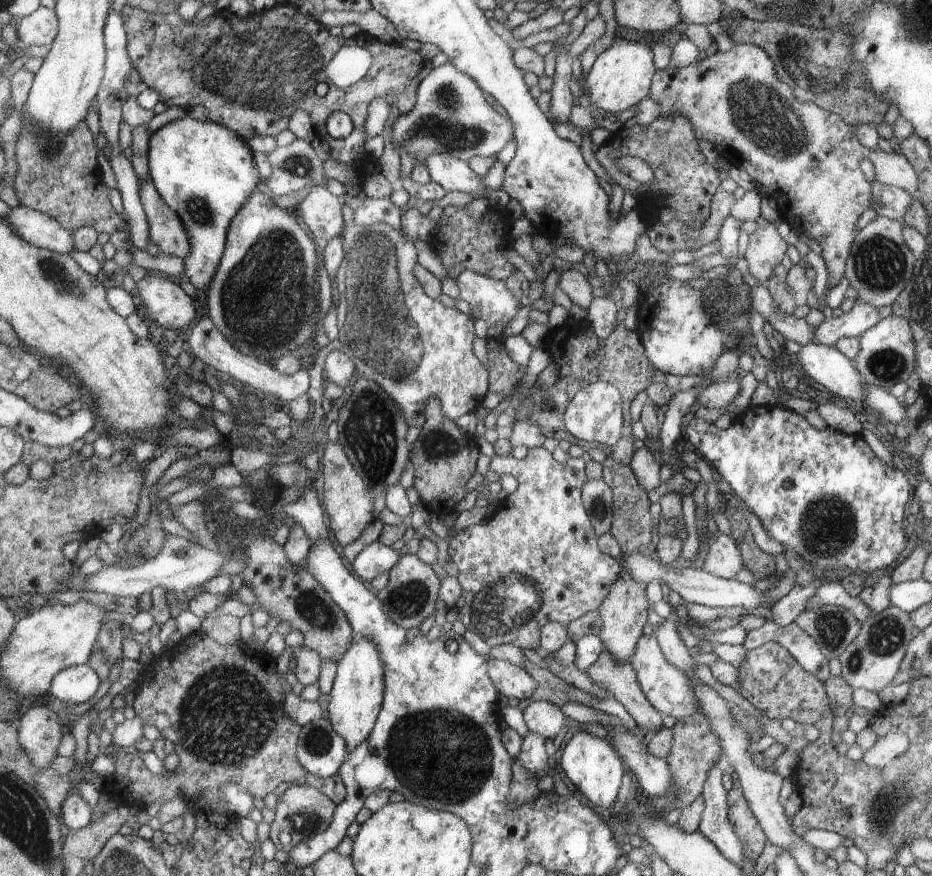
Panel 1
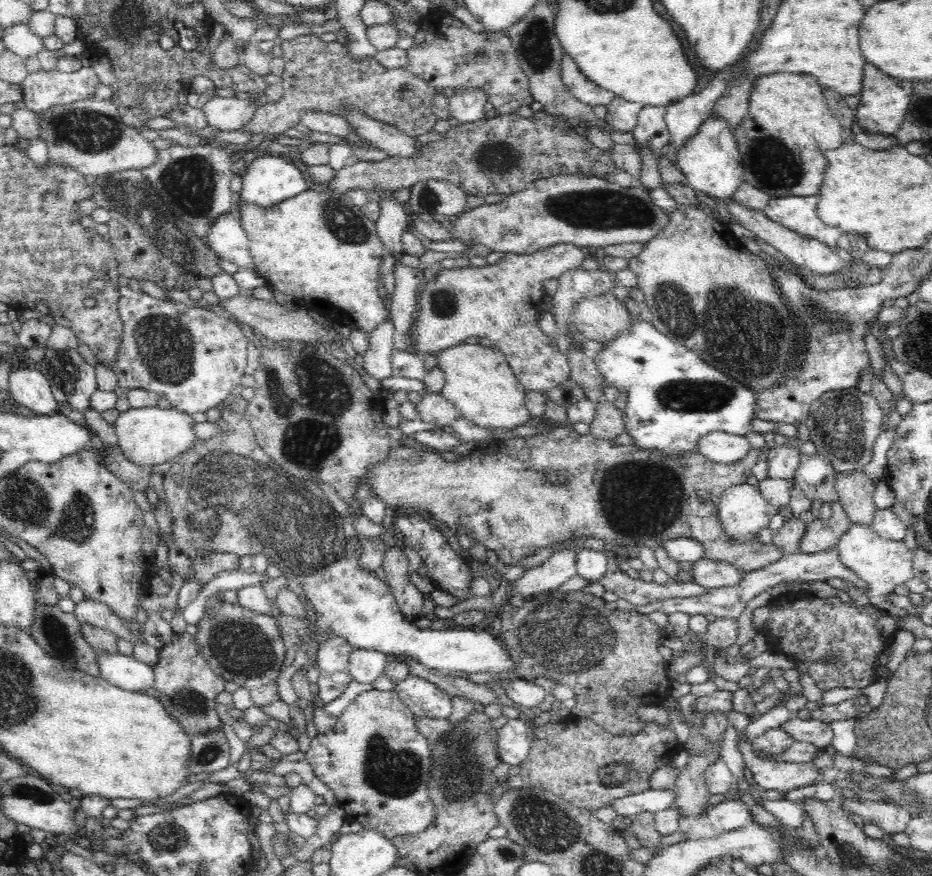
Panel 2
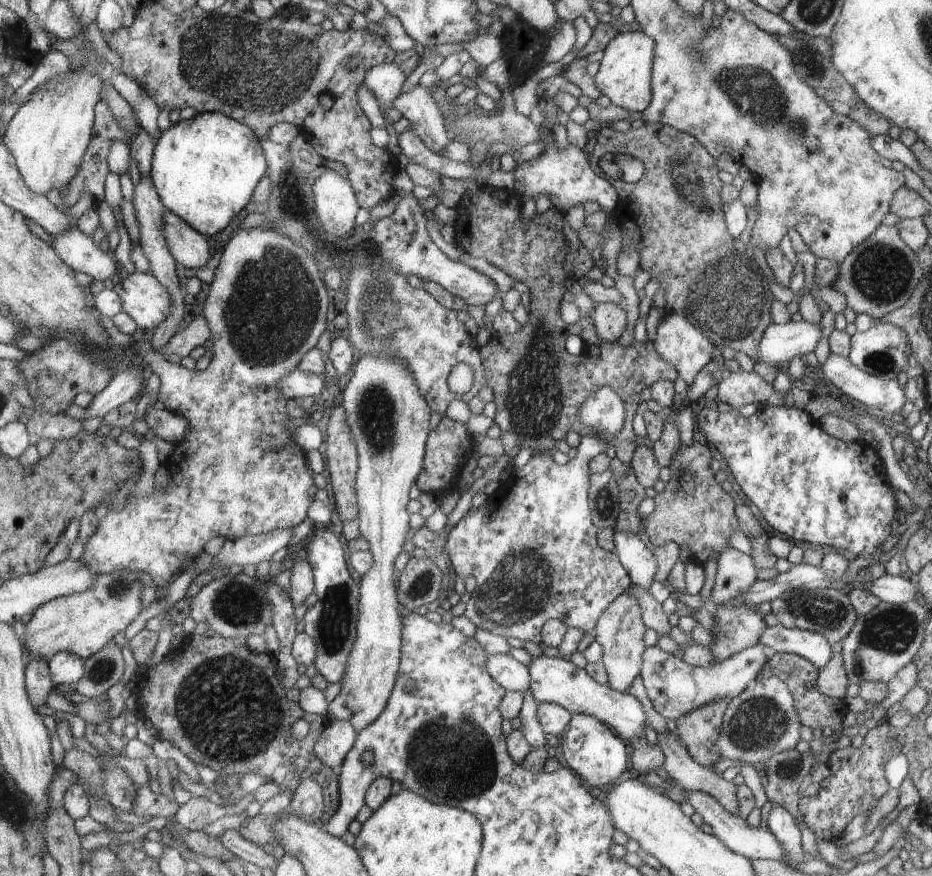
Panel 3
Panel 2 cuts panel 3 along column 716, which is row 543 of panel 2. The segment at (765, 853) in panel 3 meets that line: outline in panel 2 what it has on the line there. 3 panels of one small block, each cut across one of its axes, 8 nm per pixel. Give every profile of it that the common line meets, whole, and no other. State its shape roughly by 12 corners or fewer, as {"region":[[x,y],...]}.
{"region":[[839,501],[831,517],[814,519],[798,552],[814,554],[834,548],[850,528]]}

